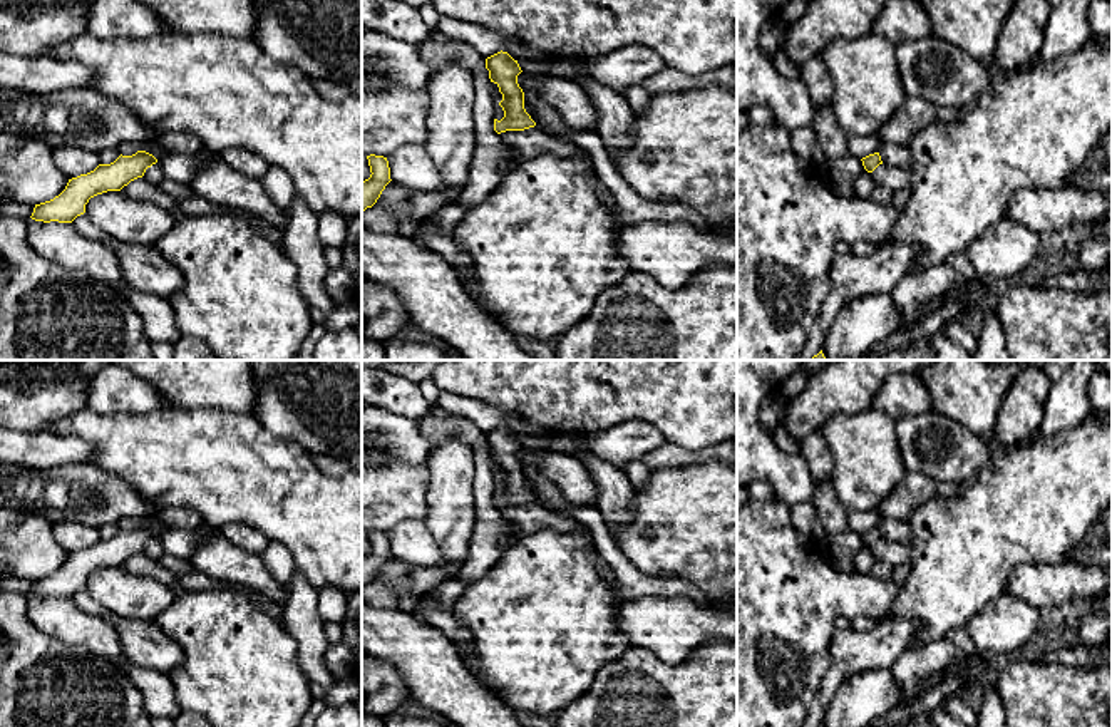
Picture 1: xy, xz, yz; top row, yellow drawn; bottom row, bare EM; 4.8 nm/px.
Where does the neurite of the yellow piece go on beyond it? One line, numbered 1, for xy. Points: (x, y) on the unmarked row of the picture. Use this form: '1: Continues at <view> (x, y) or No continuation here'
1: No continuation here

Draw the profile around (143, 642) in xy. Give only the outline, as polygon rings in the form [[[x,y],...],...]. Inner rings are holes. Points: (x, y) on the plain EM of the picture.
[[[80,590],[72,601],[84,613],[107,620],[117,633],[121,653],[139,668],[171,673],[183,660],[183,650],[167,637],[156,620],[122,618],[100,606],[87,590]]]

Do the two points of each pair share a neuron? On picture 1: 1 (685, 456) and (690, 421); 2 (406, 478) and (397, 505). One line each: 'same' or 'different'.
1: different
2: same

